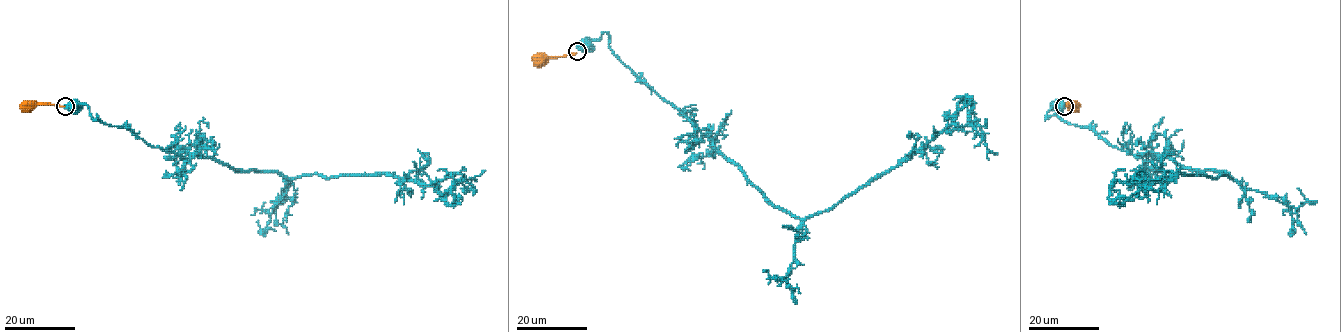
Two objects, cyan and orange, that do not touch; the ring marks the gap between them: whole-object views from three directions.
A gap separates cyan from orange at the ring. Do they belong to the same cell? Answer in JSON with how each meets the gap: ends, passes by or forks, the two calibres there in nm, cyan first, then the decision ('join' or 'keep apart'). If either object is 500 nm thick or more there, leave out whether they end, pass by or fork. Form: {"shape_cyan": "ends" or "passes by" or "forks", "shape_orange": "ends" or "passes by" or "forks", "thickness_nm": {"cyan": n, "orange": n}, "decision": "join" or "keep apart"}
{"thickness_nm": {"cyan": 800, "orange": 200}, "decision": "keep apart"}

